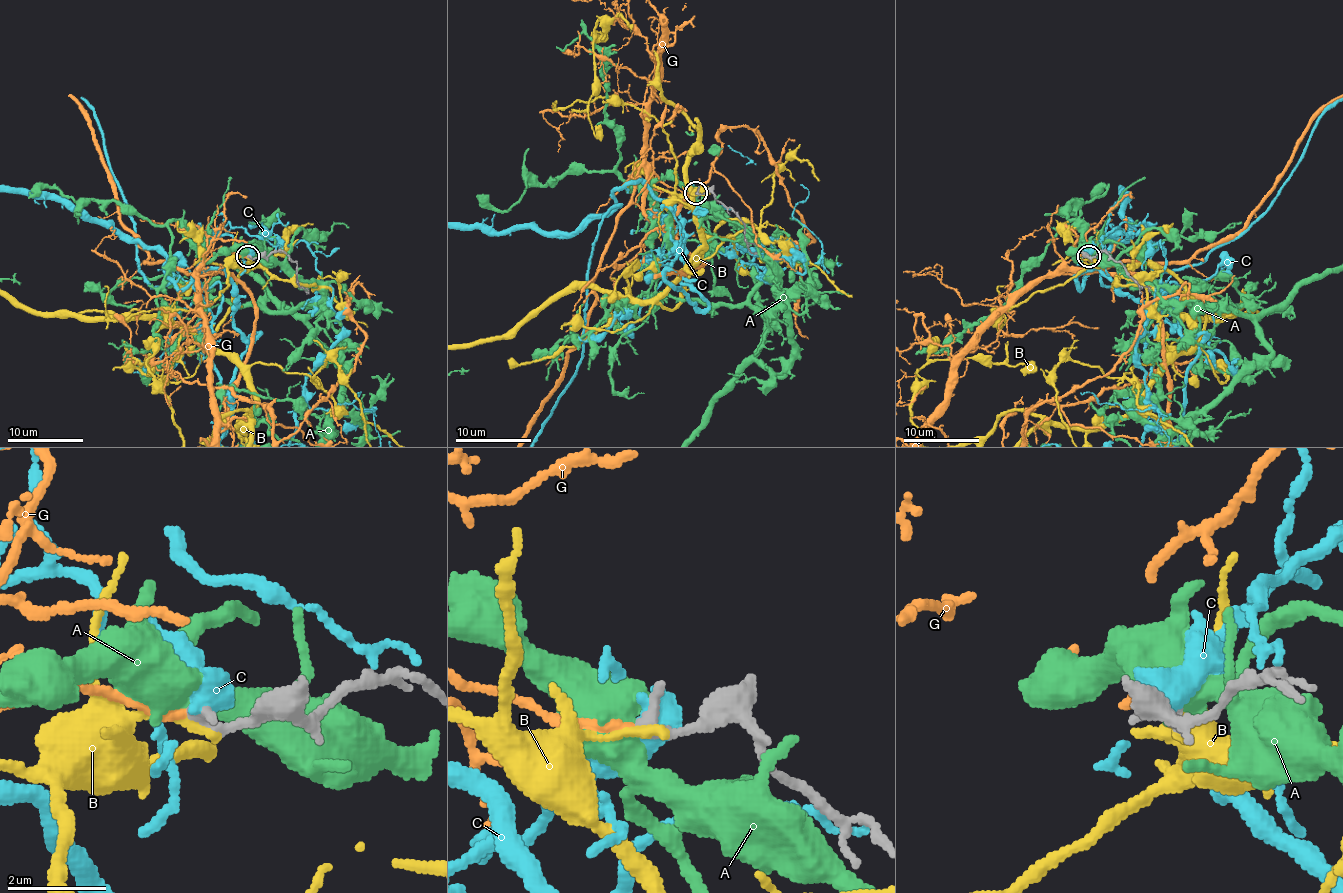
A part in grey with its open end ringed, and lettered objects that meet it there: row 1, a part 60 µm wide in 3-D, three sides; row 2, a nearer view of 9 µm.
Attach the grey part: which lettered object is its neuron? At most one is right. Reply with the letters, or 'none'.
G

